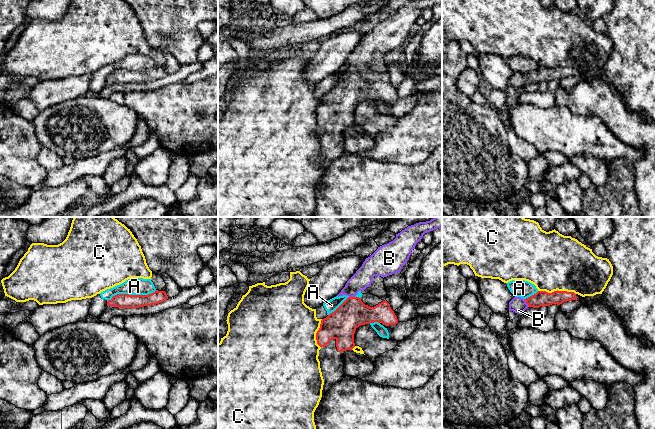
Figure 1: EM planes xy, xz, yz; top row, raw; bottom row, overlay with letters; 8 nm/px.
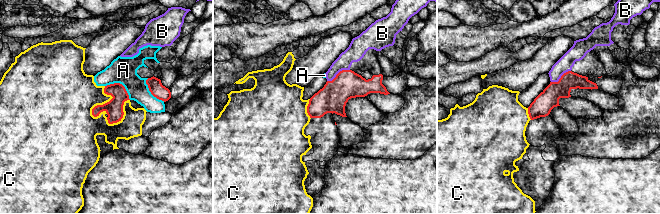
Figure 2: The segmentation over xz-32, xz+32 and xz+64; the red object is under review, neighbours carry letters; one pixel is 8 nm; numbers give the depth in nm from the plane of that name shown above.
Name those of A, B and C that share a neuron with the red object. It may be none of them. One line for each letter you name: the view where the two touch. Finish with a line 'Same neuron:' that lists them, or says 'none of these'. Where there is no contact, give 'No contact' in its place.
B: Touches red in yz
Same neuron: B

